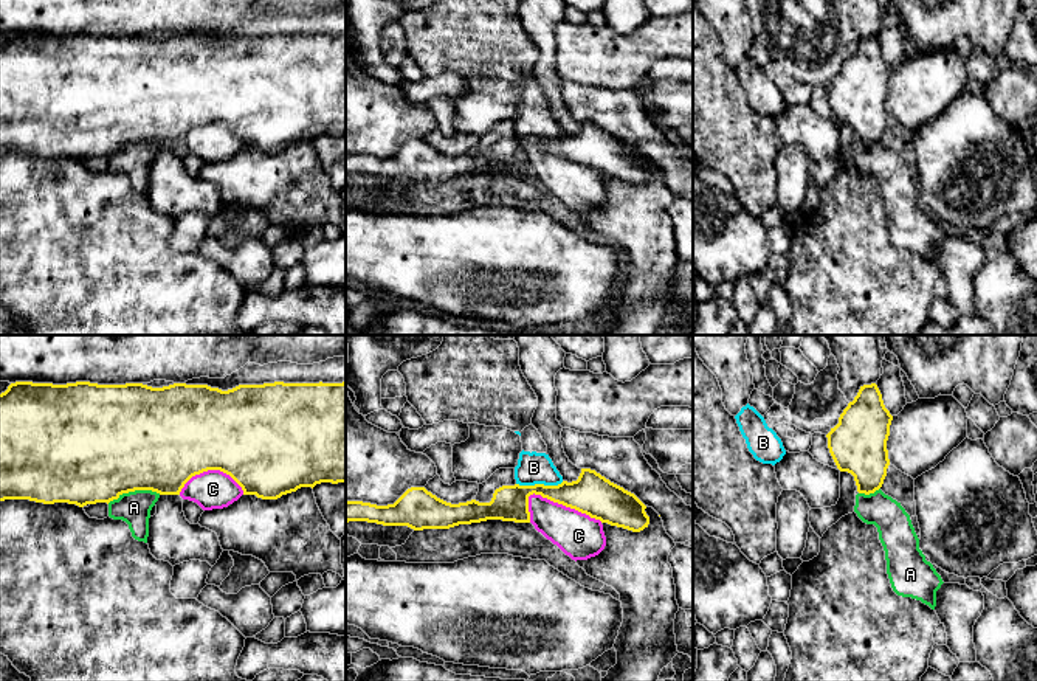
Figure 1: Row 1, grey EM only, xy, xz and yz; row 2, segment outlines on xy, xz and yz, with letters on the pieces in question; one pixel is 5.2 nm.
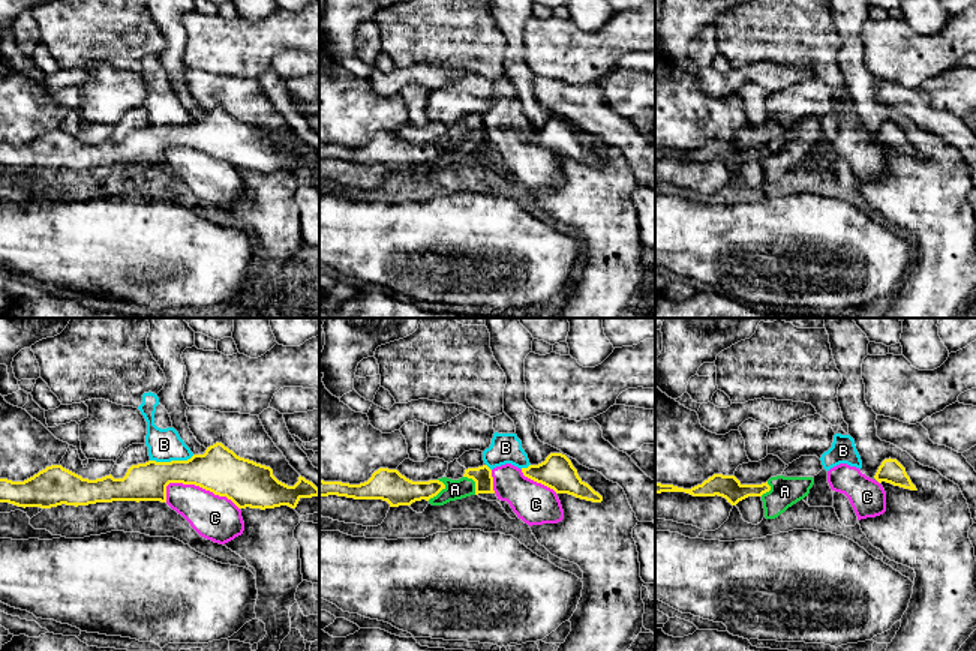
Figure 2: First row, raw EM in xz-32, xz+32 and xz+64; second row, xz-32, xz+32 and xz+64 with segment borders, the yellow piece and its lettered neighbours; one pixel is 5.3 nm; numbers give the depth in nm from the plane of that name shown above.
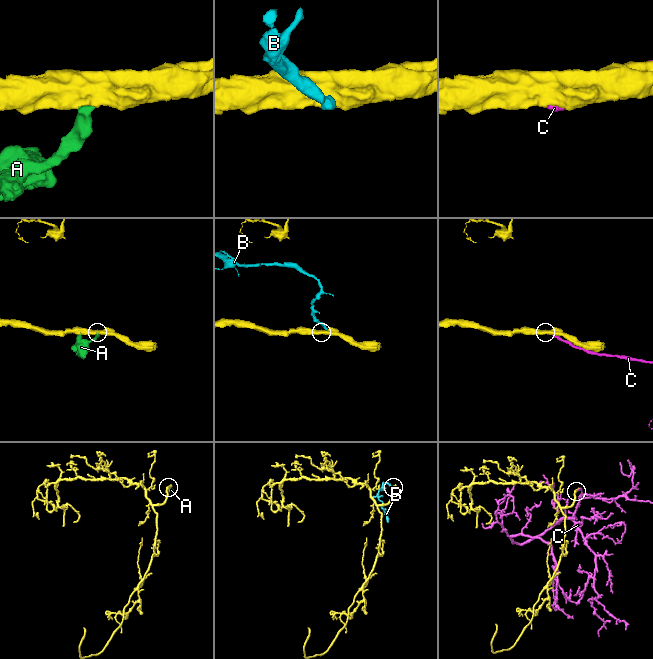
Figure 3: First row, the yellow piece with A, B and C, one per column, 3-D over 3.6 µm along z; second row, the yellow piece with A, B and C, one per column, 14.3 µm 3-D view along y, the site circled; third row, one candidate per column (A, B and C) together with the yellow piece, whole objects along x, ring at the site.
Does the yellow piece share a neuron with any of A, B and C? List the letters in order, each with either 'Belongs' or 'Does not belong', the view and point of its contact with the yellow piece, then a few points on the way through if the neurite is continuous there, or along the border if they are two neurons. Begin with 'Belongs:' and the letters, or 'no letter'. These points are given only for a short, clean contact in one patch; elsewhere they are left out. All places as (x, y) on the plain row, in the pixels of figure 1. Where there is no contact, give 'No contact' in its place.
Belongs: no letter
A: Does not belong. Touches yellow at xy (134, 143). Boundary: xy (160, 146), (129, 143), (107, 155)
B: Does not belong. Touches yellow at xz (540, 137). Boundary: xz (563, 134), (557, 137), (516, 137)
C: Does not belong. Touches yellow at xz (565, 157)

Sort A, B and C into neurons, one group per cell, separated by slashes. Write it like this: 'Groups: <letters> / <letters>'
Groups: A / B C

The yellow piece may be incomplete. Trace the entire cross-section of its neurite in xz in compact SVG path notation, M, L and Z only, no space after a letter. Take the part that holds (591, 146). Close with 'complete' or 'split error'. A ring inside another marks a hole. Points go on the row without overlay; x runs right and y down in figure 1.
M581 121L577 133L563 133L558 138L502 138L494 143L490 155L471 152L451 157L425 140L411 140L388 158L346 154L346 175L367 174L408 178L414 183L450 181L487 172L530 175L529 149L533 146L632 185L640 185L649 177L646 158L634 146L591 121Z | complete

